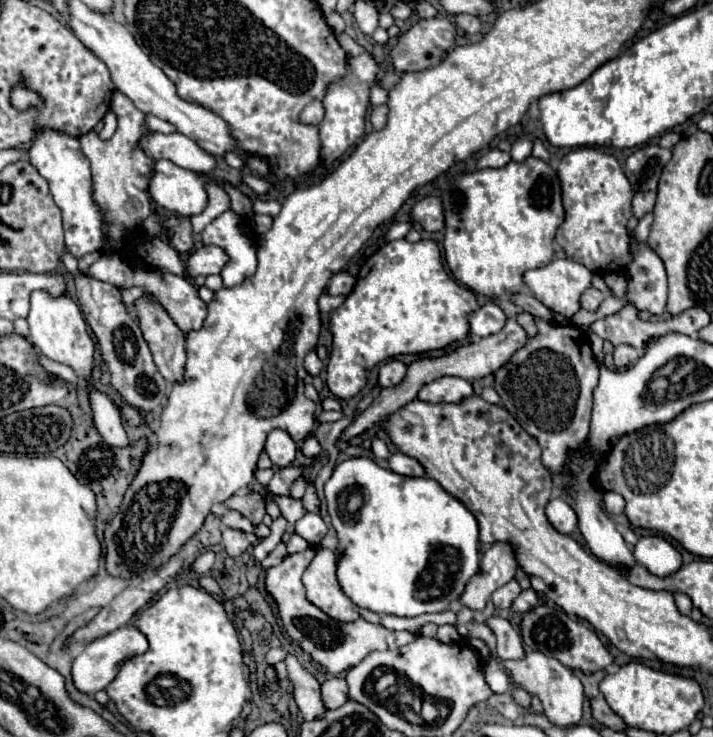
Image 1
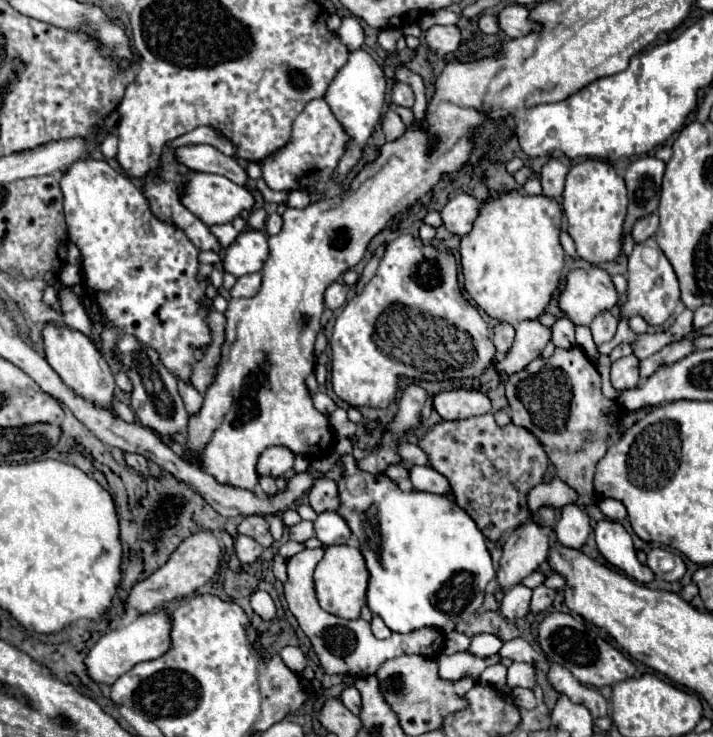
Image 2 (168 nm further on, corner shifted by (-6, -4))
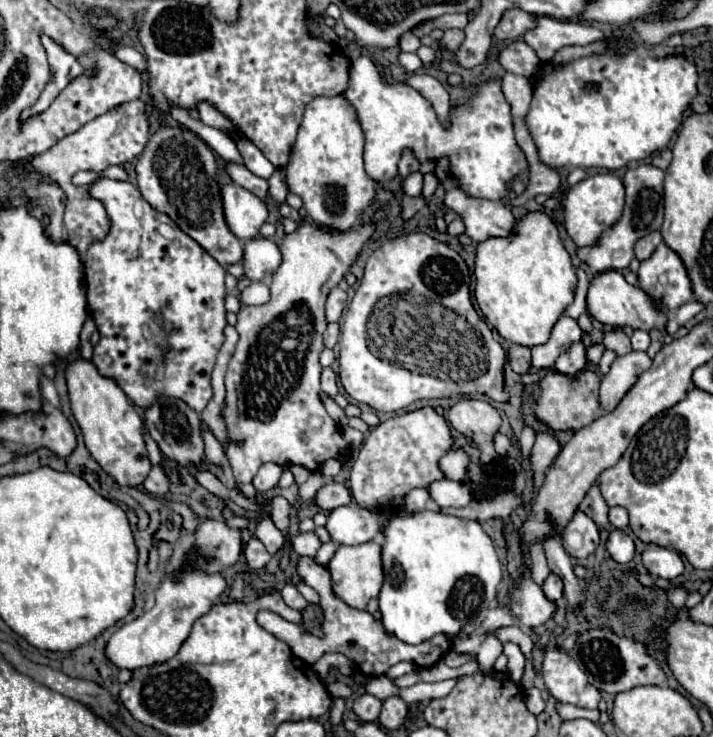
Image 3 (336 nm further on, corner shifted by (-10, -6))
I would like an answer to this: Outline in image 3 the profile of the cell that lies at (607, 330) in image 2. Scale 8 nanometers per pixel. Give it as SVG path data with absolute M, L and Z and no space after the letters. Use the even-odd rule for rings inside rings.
M616 330L616 332L608 332L608 334L604 334L604 346L610 348L610 350L616 350L618 356L632 352L630 338L628 338L622 330Z

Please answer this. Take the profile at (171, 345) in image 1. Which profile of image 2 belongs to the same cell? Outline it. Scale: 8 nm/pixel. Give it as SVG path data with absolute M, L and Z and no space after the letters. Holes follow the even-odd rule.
M178 378L178 392L180 392L180 396L182 396L184 404L186 404L188 414L198 412L200 404L202 404L202 394L200 394L192 384L186 384L186 382L180 380L180 378Z

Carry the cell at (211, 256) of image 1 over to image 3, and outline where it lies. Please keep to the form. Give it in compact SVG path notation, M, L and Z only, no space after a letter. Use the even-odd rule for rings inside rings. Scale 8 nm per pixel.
M254 238L244 246L244 272L250 280L270 278L282 264L282 252L270 238Z

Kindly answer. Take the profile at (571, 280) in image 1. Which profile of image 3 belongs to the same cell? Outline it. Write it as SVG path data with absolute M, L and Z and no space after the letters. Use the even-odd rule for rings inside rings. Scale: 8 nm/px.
M608 270L604 274L594 276L594 280L590 282L590 288L588 288L586 302L588 302L590 314L598 322L614 326L614 328L630 326L634 330L650 332L650 330L662 330L668 324L668 310L662 306L662 302L650 298L640 286L628 284L624 280L624 276L616 270Z

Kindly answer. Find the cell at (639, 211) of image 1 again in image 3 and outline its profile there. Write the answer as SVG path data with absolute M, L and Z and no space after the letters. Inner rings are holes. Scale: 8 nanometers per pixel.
M656 232L656 234L648 234L648 238L640 238L640 242L636 242L636 246L634 246L634 252L636 252L636 258L640 260L640 262L644 262L644 260L648 260L650 256L652 256L652 252L656 250L656 246L660 244L660 232Z

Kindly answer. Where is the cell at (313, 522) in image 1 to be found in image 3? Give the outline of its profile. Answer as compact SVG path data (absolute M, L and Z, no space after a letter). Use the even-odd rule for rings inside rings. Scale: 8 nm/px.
M340 506L328 514L326 530L338 544L364 544L388 526L388 516L360 508Z

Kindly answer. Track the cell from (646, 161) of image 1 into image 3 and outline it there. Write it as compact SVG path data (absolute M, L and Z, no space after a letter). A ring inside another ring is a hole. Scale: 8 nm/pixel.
M640 164L636 170L628 168L622 182L626 188L626 204L624 204L624 212L620 220L612 224L610 228L606 228L594 244L582 246L576 250L578 258L588 264L592 274L628 268L630 260L634 258L636 240L660 230L664 220L664 192L662 192L664 172L660 168L654 168L652 164Z

